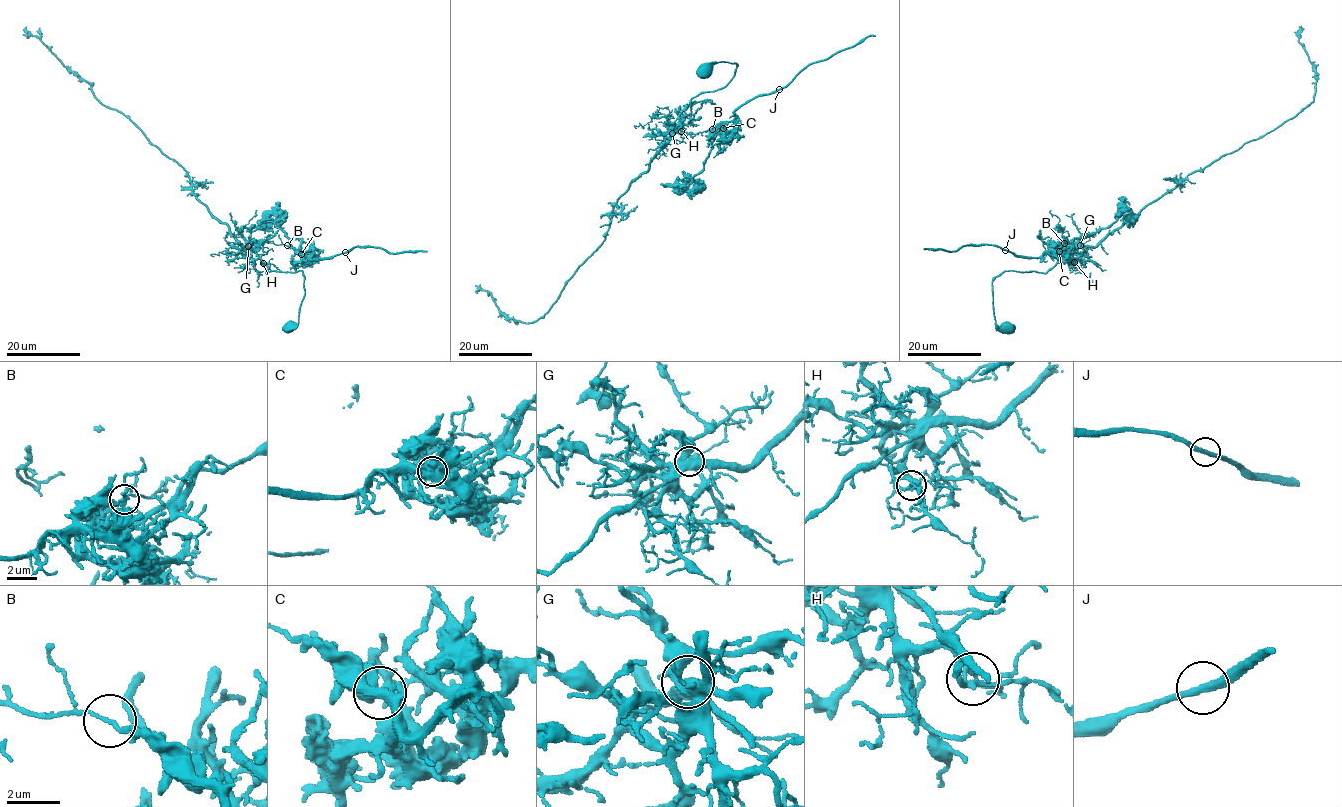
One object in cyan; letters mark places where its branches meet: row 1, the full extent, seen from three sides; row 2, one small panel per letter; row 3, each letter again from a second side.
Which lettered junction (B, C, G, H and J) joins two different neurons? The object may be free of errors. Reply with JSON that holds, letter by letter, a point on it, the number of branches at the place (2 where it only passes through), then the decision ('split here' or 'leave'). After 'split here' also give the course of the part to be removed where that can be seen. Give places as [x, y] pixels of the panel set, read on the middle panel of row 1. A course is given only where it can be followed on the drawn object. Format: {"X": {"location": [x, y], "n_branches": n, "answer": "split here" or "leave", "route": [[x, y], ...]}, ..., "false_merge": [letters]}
{"B": {"location": [712, 129], "n_branches": 2, "answer": "split here", "route": [[712, 128], [732, 120], [741, 106], [784, 87], [807, 66], [875, 35]]}, "C": {"location": [723, 128], "n_branches": 4, "answer": "leave"}, "G": {"location": [672, 133], "n_branches": 3, "answer": "leave"}, "H": {"location": [681, 131], "n_branches": 3, "answer": "leave"}, "J": {"location": [779, 89], "n_branches": 2, "answer": "leave"}, "false_merge": ["B"]}

